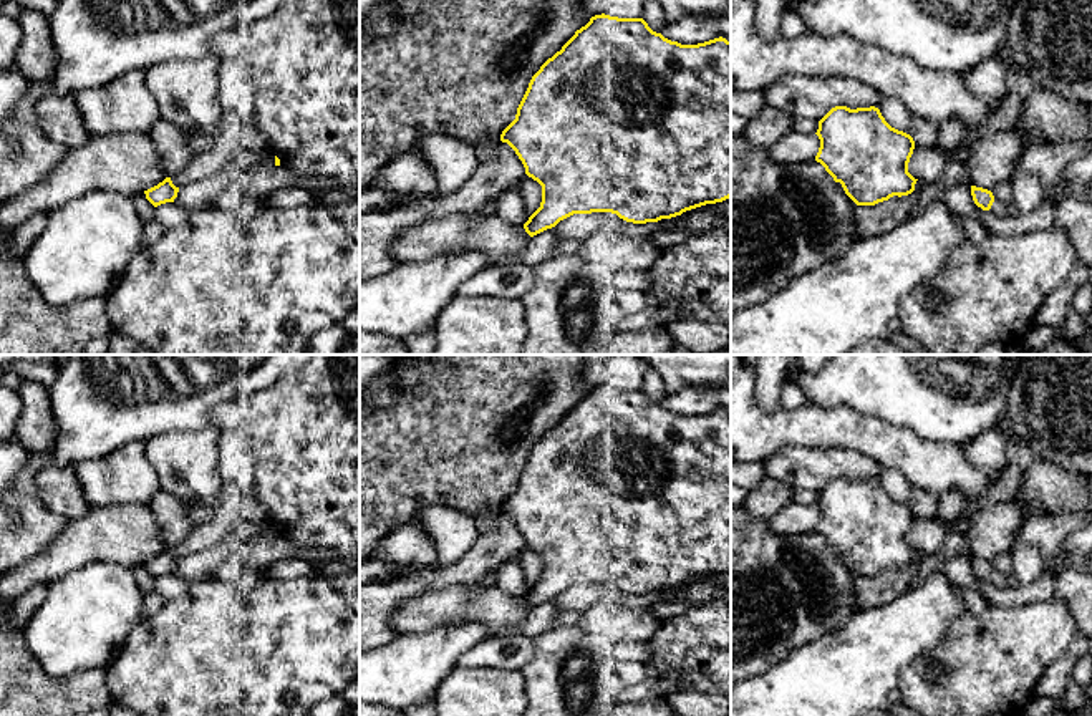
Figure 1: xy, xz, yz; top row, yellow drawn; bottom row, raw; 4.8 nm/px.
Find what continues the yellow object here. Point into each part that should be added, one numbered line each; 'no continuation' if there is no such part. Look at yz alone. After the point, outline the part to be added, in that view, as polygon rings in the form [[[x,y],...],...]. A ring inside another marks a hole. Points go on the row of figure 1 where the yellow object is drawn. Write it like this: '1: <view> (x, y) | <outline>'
no continuation

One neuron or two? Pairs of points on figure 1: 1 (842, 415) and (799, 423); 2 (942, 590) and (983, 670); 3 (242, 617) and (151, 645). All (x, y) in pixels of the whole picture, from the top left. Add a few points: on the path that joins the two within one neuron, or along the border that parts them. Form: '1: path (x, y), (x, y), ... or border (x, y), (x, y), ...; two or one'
1: path (832, 423), (809, 423); one
2: border (968, 610), (956, 615), (932, 647); two
3: path (219, 640), (214, 645), (174, 645); one

